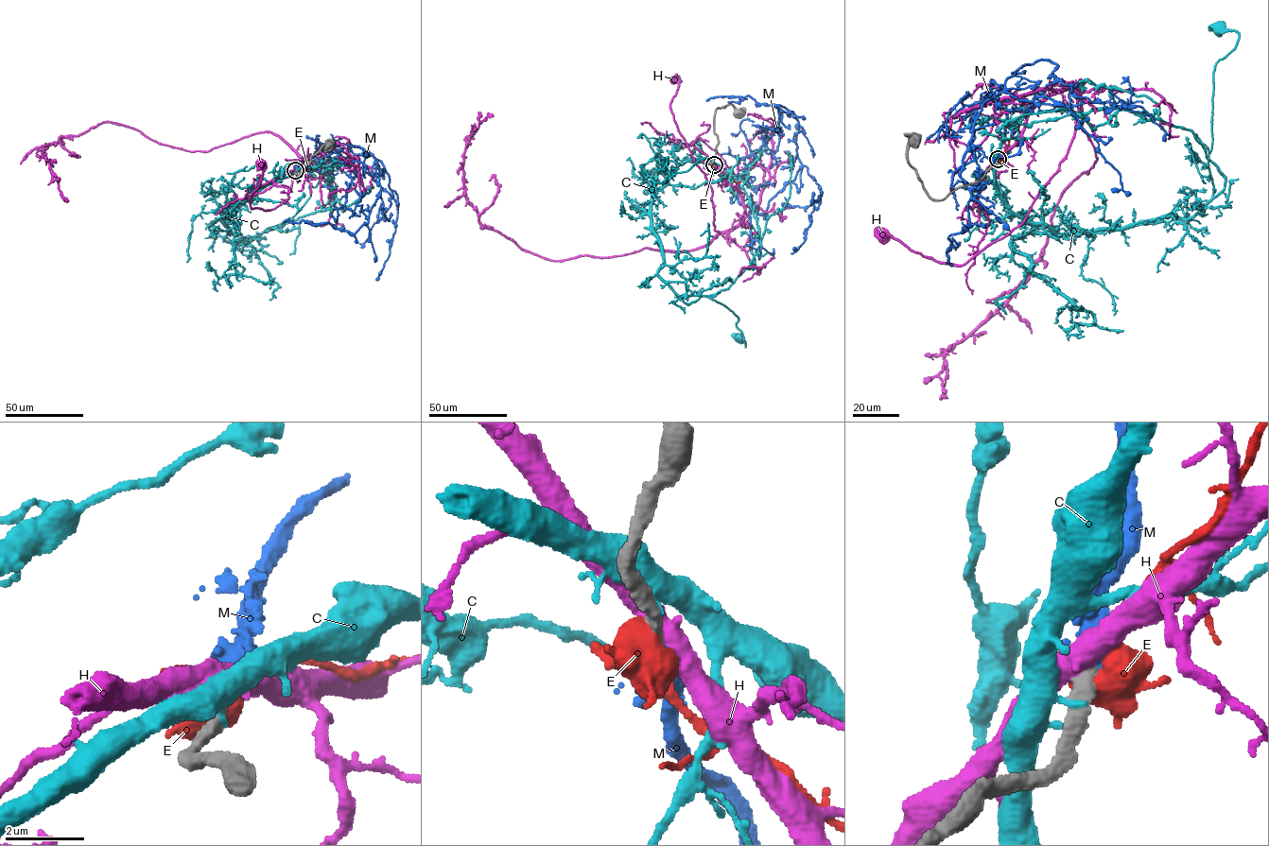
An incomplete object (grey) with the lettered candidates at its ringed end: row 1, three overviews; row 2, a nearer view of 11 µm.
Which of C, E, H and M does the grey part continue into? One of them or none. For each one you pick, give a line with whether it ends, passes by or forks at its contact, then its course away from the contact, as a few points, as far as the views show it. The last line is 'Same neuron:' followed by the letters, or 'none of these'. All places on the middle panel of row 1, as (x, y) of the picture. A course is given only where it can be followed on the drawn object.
M: It ends there. Its course: (714, 164), (736, 182), (738, 202), (764, 218), (802, 165), (799, 124), (784, 106), (749, 95), (706, 100)
Same neuron: M

